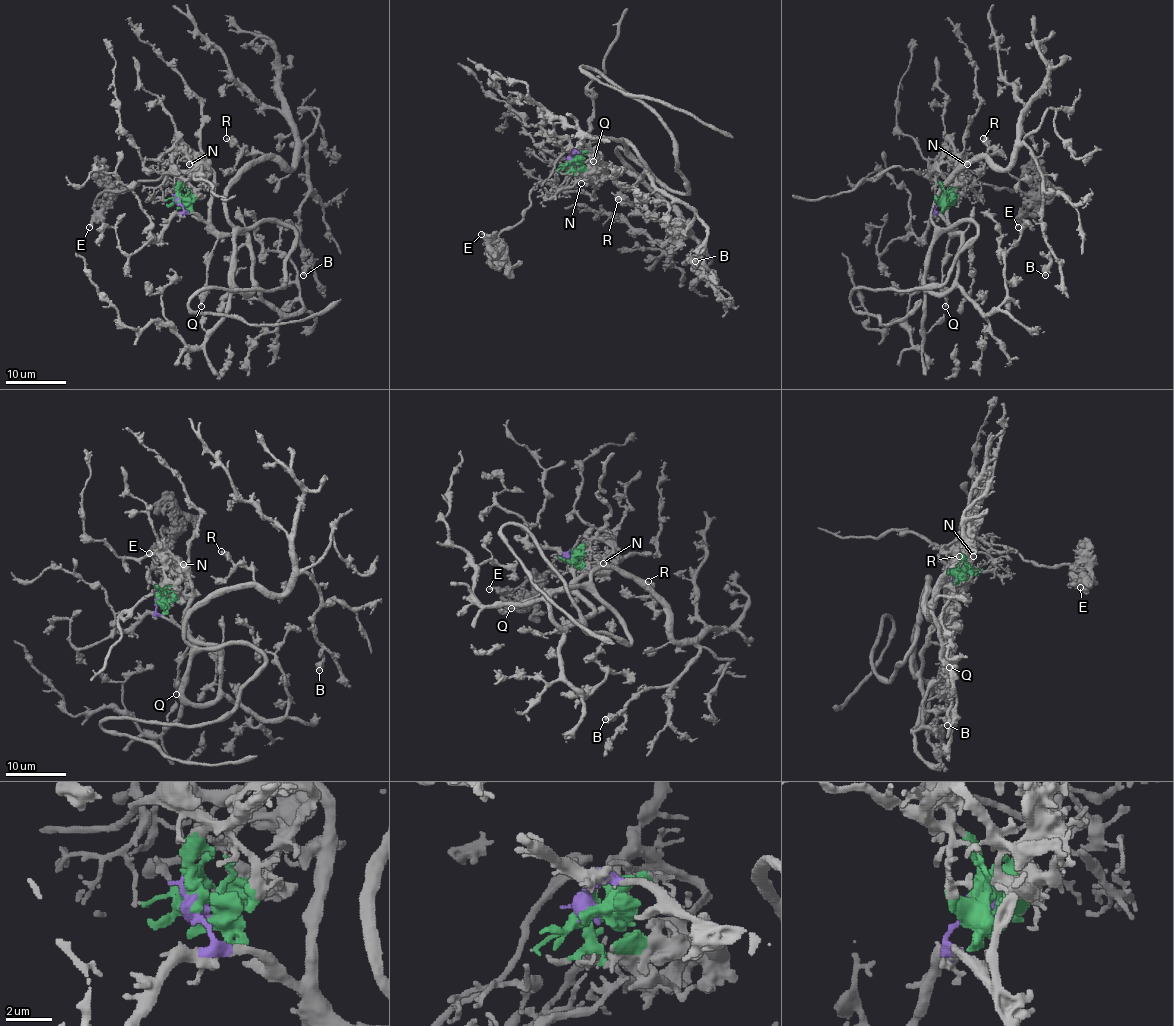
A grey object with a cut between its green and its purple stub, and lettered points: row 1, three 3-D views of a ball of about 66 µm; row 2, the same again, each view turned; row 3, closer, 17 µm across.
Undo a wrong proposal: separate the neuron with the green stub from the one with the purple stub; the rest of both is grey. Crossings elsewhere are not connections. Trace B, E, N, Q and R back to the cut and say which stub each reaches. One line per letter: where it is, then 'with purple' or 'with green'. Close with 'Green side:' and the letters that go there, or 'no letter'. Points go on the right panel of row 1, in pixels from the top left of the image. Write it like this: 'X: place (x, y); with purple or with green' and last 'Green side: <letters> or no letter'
B: place (1045, 275); with purple
E: place (1018, 227); with green
N: place (967, 164); with green
Q: place (945, 306); with purple
R: place (983, 138); with purple
Green side: E, N

